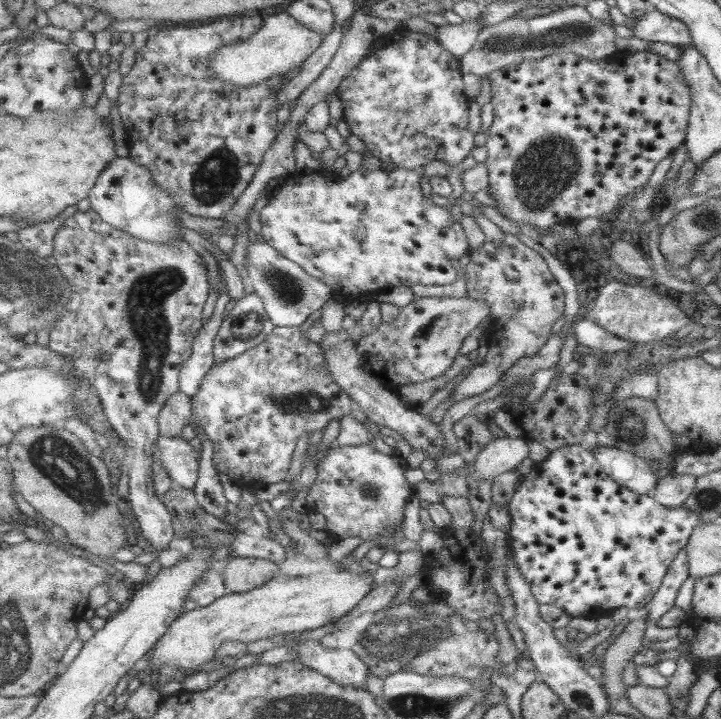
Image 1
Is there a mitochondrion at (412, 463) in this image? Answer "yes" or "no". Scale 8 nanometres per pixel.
no

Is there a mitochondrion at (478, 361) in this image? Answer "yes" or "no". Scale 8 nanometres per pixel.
no

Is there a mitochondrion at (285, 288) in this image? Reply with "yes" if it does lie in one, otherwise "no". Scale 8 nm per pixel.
yes

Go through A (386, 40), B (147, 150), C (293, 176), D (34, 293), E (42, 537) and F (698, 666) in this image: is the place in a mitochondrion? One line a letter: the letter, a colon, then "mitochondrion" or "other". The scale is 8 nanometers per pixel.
A: other
B: other
C: other
D: mitochondrion
E: other
F: other

